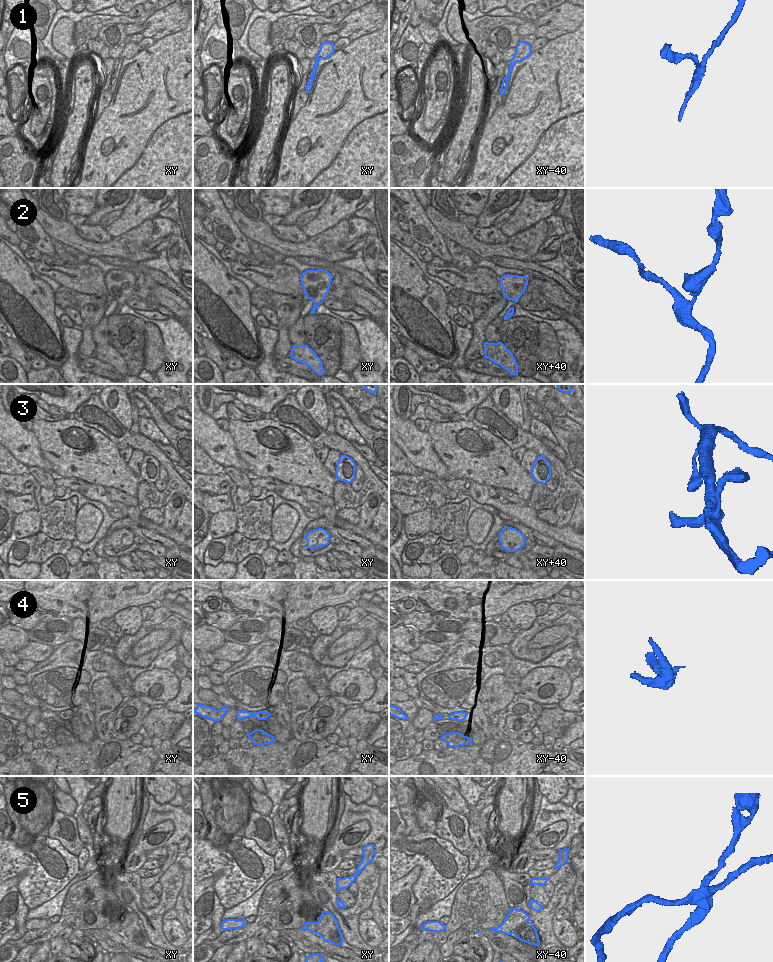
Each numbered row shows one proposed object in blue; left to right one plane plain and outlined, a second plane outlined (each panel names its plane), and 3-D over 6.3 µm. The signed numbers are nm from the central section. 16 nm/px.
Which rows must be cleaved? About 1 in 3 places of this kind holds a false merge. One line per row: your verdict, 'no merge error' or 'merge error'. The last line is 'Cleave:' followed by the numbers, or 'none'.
1: merge error
2: no merge error
3: no merge error
4: merge error
5: merge error
Cleave: 1, 4, 5

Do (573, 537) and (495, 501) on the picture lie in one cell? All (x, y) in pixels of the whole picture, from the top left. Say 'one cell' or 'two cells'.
one cell

